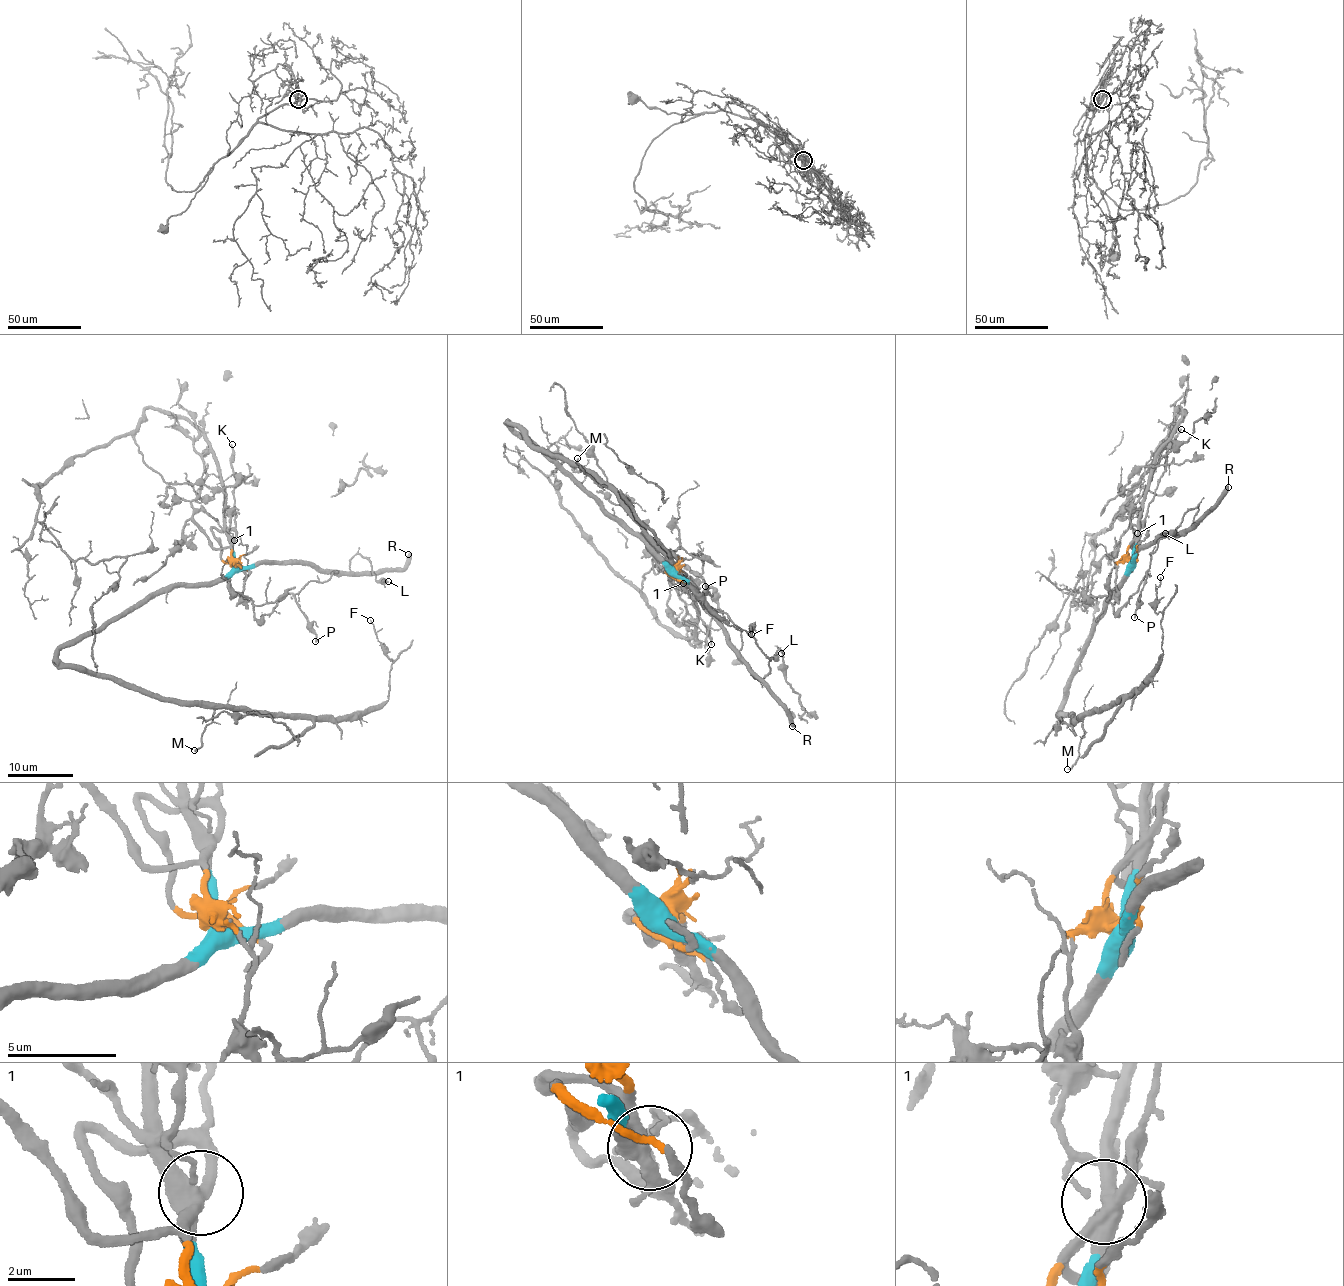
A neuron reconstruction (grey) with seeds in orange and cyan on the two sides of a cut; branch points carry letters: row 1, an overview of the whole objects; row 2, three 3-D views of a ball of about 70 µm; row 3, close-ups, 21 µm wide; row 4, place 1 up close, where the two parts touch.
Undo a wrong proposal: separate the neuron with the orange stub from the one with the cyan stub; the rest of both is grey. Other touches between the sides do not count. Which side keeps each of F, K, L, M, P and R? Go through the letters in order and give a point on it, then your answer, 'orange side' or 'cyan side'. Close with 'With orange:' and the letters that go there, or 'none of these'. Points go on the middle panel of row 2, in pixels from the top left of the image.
F: place (751, 634); cyan side
K: place (711, 644); orange side
L: place (781, 653); cyan side
M: place (577, 458); cyan side
P: place (705, 586); cyan side
R: place (792, 726); cyan side
With orange: K

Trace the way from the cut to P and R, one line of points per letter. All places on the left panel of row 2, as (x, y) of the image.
P: (237, 564), (307, 565), (336, 572), (333, 571), (321, 582), (309, 581), (295, 595), (315, 641)
R: (237, 564), (296, 563), (318, 570), (370, 575), (381, 570), (397, 572), (404, 568), (408, 553)

